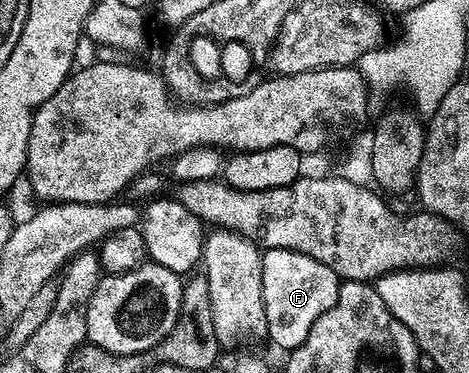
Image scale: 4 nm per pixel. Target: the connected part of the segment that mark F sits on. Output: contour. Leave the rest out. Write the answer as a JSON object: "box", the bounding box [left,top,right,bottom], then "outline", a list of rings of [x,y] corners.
{"box":[263,249,339,353],"outline":[[[287,249],[266,250],[263,255],[263,262],[265,264],[263,301],[267,305],[265,317],[267,335],[273,338],[275,346],[282,347],[282,352],[288,353],[294,347],[303,345],[303,341],[307,341],[307,333],[311,329],[311,325],[315,325],[317,318],[323,313],[327,313],[327,309],[331,309],[331,305],[335,305],[339,280],[334,271],[327,269],[327,265],[315,261],[310,255],[295,253]]]}

